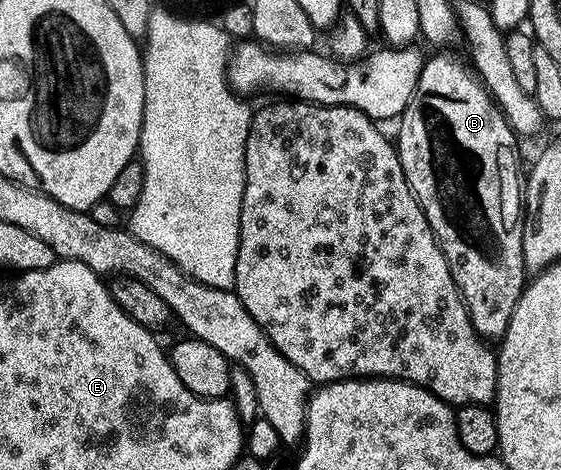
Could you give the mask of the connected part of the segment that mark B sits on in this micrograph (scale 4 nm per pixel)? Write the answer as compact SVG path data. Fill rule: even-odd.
M438 51L438 56L429 56L426 59L423 70L419 74L419 82L415 86L415 94L411 94L411 102L401 112L399 123L396 125L397 136L395 135L395 147L399 154L399 162L403 166L403 174L435 234L437 244L443 250L447 258L447 266L451 270L451 278L459 290L461 300L465 304L465 309L469 312L469 317L473 323L474 330L478 336L489 342L500 341L505 335L507 326L511 322L511 314L519 302L521 293L525 291L527 283L527 269L523 262L523 238L521 237L521 226L523 223L523 180L519 175L517 177L517 142L518 137L510 128L504 113L494 103L486 88L476 75L467 67L464 59L456 60L453 56L448 56L447 51Z

